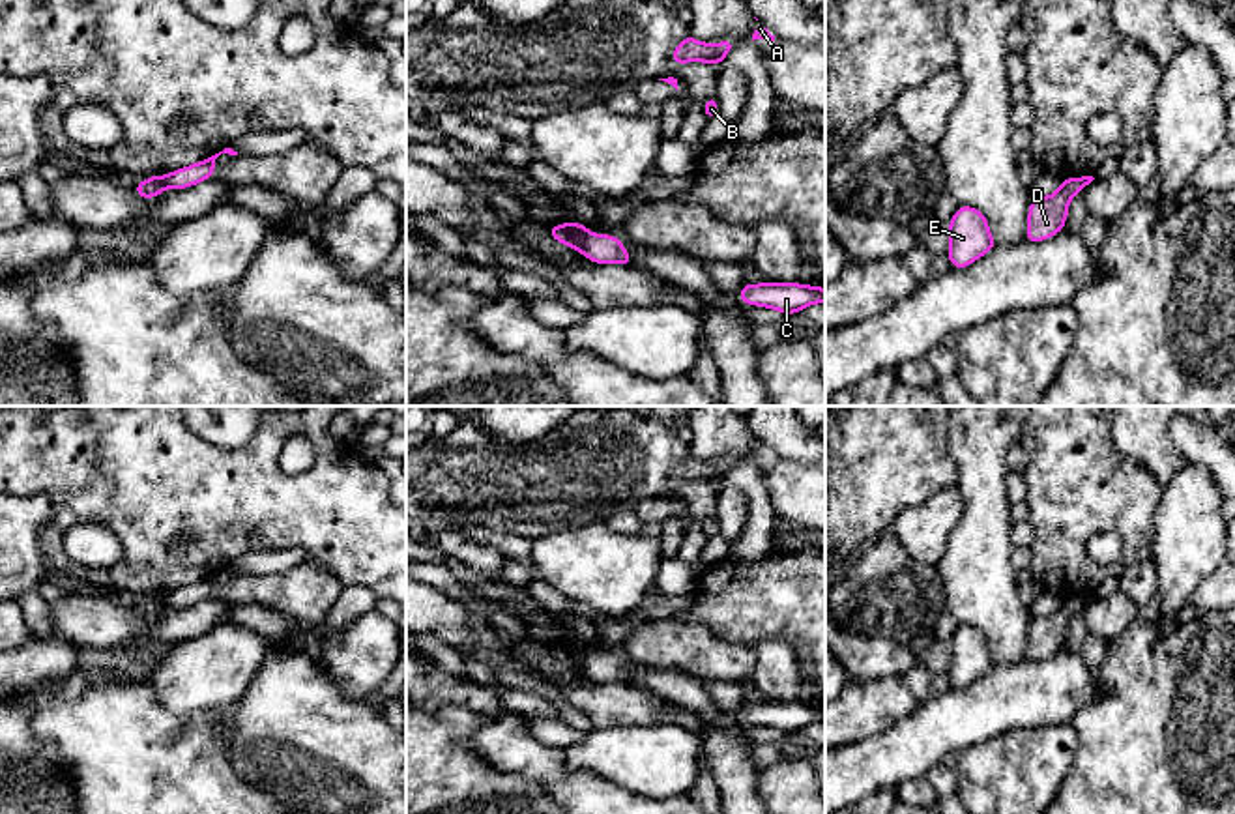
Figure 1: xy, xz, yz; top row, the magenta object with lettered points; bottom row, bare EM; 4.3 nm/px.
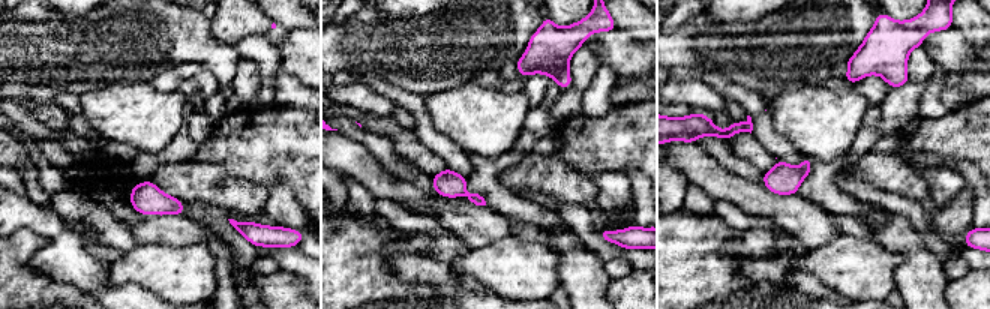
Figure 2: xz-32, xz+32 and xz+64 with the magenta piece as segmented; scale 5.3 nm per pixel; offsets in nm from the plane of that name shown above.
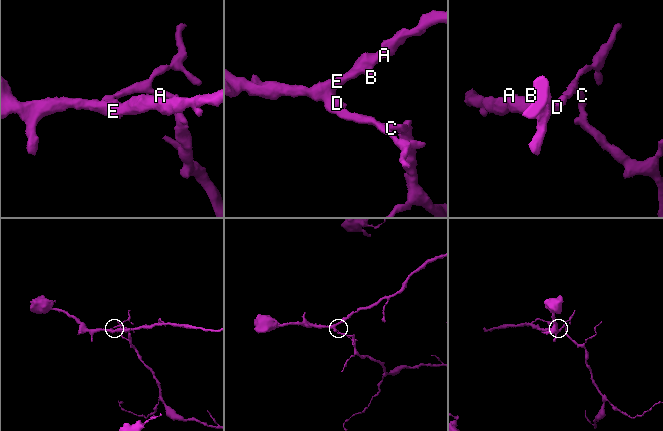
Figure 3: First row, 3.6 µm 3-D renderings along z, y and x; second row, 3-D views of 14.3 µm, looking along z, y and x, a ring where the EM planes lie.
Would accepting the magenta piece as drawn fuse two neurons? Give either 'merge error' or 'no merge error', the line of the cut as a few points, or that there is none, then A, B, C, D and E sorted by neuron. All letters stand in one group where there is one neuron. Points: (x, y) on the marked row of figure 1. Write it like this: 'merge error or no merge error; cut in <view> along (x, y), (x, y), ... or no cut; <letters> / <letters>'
merge error; cut in xz along (588, 232), (579, 249); A B D E / C

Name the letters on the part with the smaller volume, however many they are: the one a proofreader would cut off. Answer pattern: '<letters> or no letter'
C

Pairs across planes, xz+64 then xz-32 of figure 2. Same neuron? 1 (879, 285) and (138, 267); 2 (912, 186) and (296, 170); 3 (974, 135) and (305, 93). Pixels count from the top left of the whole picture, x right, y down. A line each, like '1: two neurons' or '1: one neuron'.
1: one neuron
2: two neurons
3: two neurons

